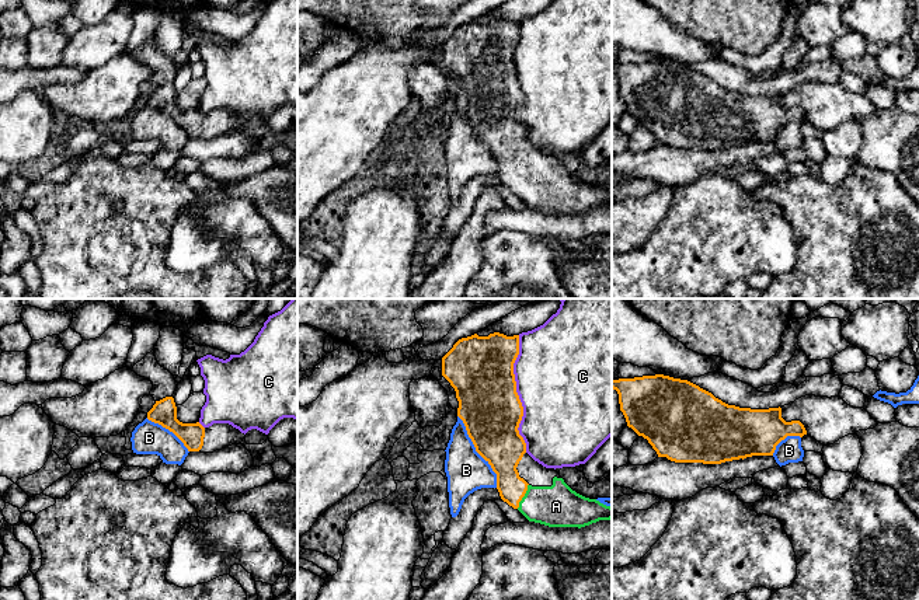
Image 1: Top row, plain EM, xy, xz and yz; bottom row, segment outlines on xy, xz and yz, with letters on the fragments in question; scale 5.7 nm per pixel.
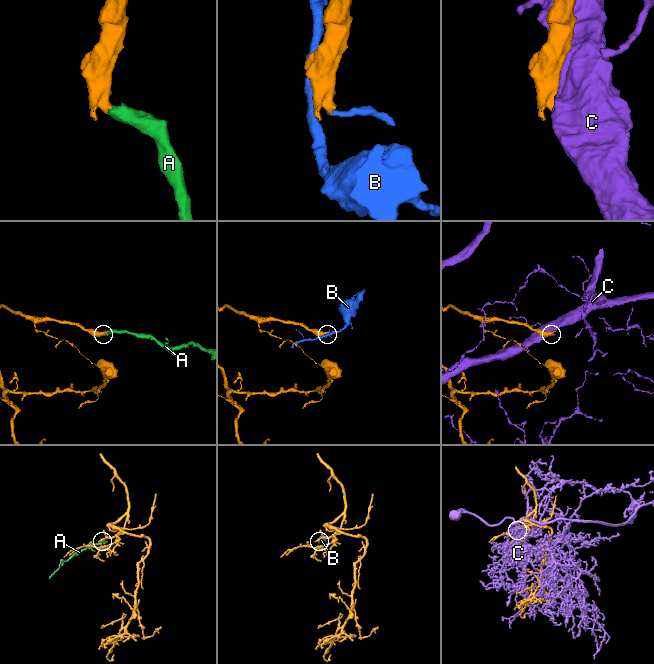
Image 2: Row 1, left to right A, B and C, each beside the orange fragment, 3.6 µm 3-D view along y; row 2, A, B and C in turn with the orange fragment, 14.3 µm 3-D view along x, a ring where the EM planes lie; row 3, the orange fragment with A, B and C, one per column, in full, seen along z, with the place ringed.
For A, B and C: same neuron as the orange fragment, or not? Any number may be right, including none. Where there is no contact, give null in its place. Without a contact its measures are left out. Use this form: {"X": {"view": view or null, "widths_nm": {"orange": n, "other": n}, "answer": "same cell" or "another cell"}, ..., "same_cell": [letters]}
{"A": {"view": "xz", "widths_nm": {"orange": 180, "other": 240}, "answer": "same cell"}, "B": {"view": "xz", "widths_nm": {"orange": 360, "other": 240}, "answer": "another cell"}, "C": {"view": "xz", "widths_nm": {"orange": 360, "other": 480}, "answer": "another cell"}, "same_cell": ["A"]}

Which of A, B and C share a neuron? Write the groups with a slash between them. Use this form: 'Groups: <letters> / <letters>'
Groups: A / B / C

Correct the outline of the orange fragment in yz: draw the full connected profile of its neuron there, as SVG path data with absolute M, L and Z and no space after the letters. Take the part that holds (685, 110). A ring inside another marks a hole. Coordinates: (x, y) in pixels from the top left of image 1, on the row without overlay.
M655 60L612 66L612 74L619 80L620 97L626 104L627 112L638 122L647 125L658 143L666 143L675 149L721 150L752 142L773 142L776 132L787 122L803 123L807 121L800 107L786 108L782 104L780 93L751 95L728 91L687 66Z

